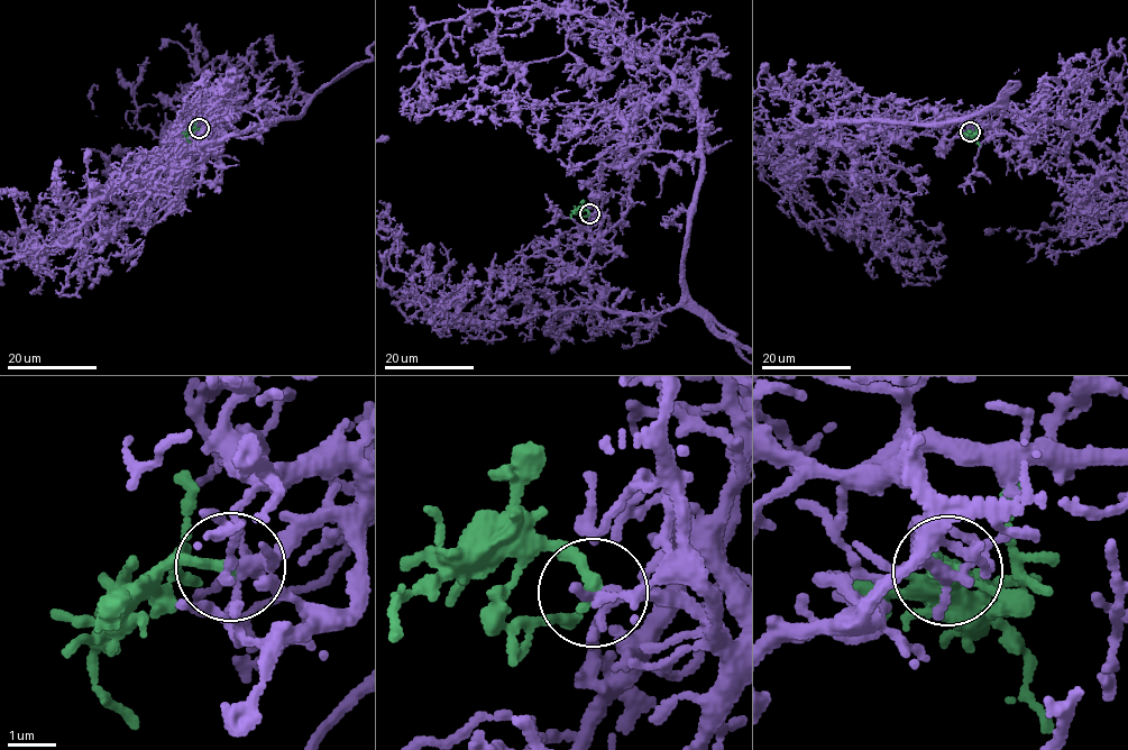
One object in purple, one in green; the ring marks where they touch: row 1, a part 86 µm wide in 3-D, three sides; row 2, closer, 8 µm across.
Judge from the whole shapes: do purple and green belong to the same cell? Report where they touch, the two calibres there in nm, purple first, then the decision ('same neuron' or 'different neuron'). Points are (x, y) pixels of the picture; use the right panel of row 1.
place (970, 131); calibres 200 and 300 nm; same neuron

